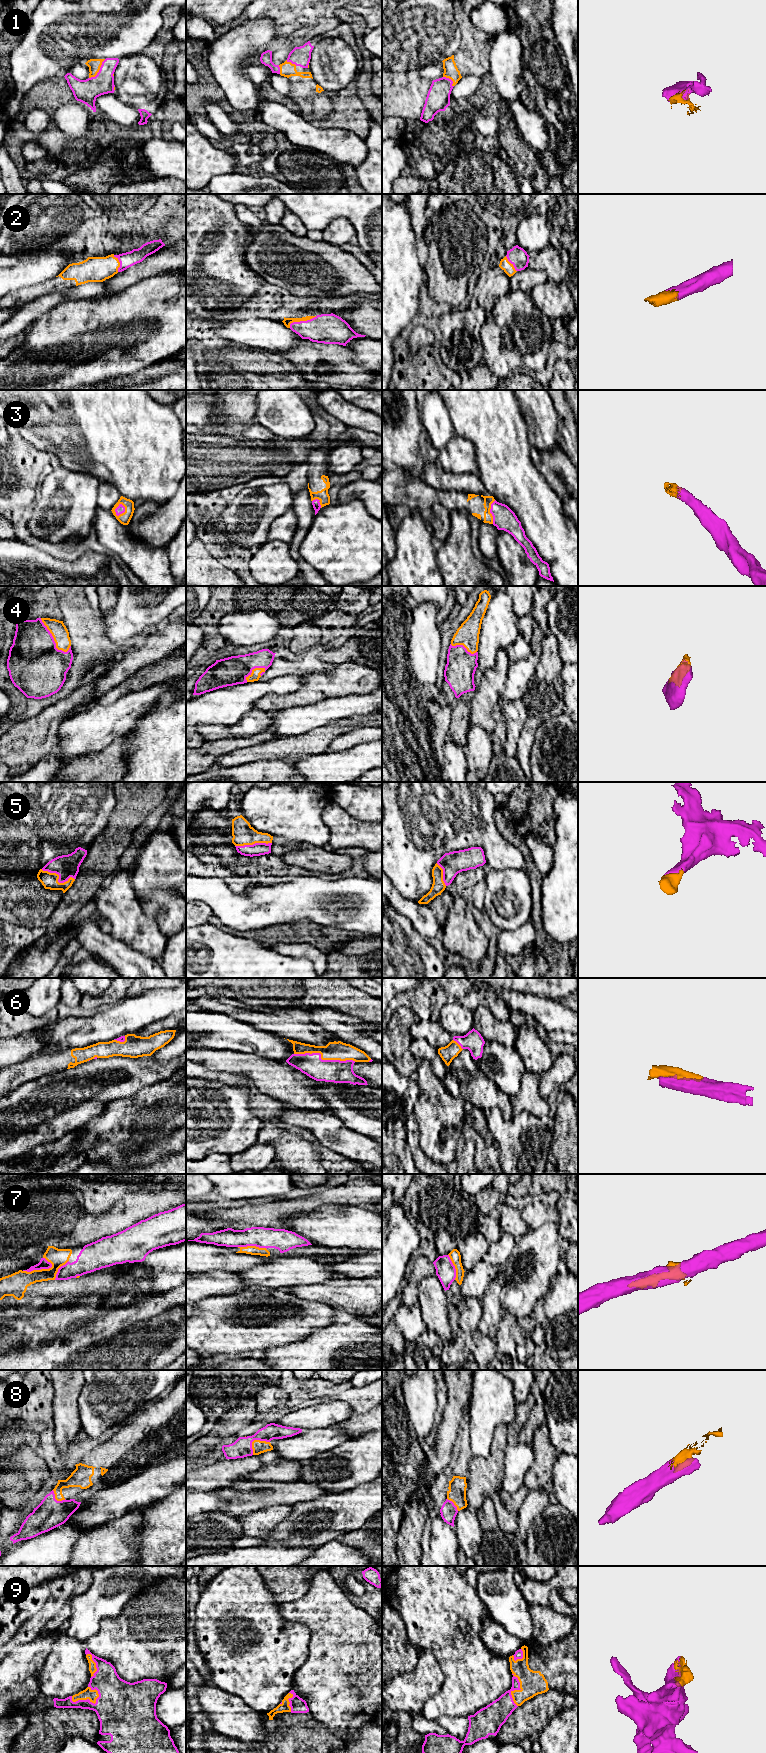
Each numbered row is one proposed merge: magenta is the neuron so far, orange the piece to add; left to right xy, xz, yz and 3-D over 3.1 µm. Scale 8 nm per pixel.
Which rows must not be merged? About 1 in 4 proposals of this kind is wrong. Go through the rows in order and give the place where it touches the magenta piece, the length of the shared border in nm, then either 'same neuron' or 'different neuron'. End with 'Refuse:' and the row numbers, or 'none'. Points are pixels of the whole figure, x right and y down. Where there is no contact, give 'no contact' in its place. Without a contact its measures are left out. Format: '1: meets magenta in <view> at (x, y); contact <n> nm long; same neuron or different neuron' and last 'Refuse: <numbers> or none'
1: meets magenta in xy at (99, 70); contact 200 nm long; same neuron
2: meets magenta in xz at (301, 321); contact 240 nm long; same neuron
3: meets magenta in xy at (115, 510); contact 120 nm long; same neuron
4: meets magenta in xy at (53, 638); contact 360 nm long; same neuron
5: meets magenta in xy at (59, 878); contact 280 nm long; same neuron
6: meets magenta in xz at (323, 1060); contact 500 nm long; same neuron
7: meets magenta in xy at (38, 1269); contact 240 nm long; same neuron
8: meets magenta in xz at (254, 1439); contact 180 nm long; same neuron
9: meets magenta in xy at (87, 1699); contact 240 nm long; same neuron
Refuse: none

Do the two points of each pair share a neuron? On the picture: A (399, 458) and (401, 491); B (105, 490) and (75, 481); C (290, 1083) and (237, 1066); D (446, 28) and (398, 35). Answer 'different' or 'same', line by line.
A: different
B: different
C: same
D: same

